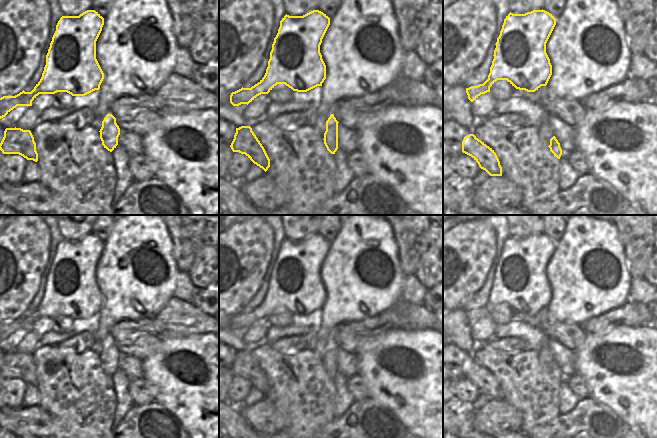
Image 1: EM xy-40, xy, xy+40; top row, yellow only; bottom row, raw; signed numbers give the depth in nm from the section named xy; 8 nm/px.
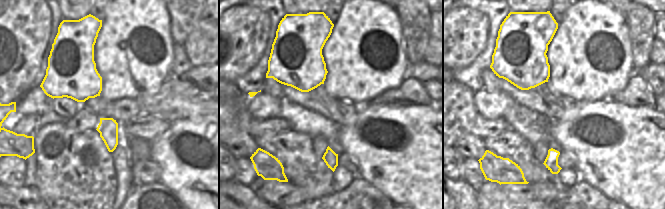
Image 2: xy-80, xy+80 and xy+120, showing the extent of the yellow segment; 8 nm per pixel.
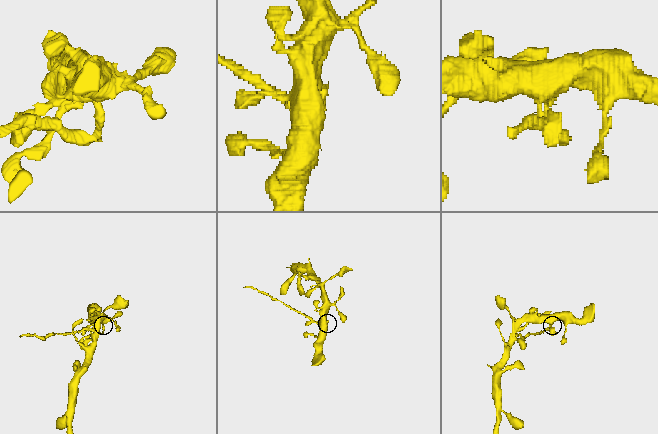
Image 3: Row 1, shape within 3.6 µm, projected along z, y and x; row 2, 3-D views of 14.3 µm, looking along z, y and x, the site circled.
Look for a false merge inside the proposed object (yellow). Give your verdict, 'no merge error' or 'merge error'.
merge error

